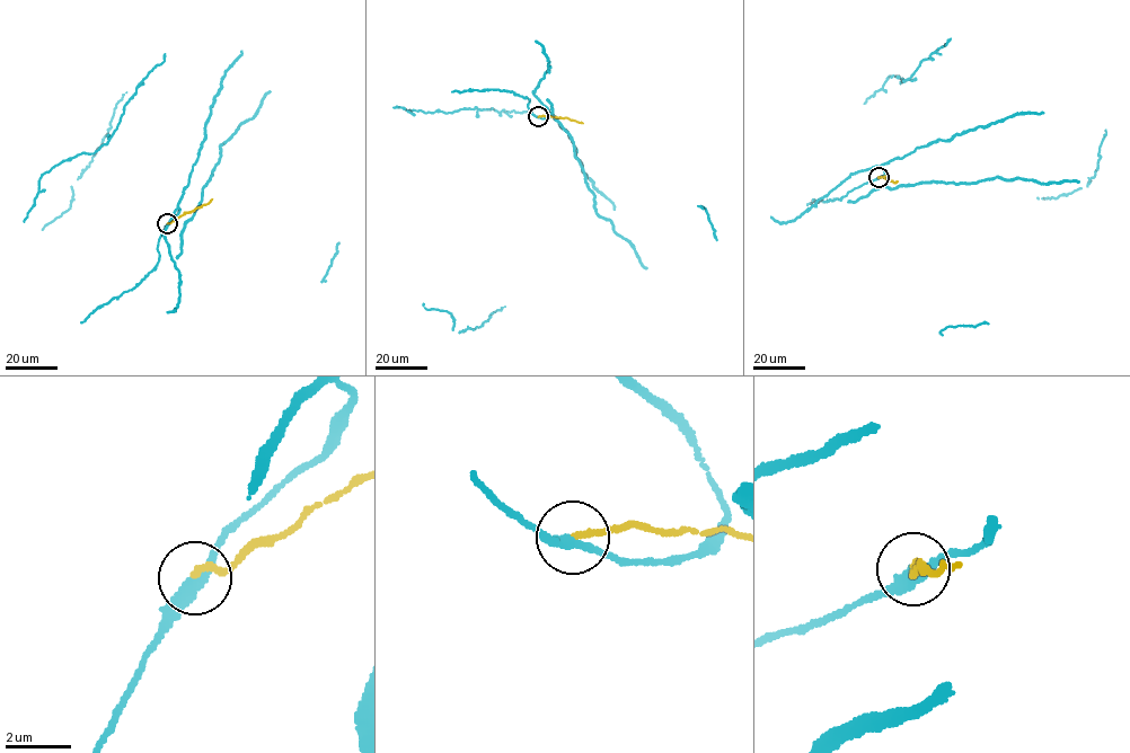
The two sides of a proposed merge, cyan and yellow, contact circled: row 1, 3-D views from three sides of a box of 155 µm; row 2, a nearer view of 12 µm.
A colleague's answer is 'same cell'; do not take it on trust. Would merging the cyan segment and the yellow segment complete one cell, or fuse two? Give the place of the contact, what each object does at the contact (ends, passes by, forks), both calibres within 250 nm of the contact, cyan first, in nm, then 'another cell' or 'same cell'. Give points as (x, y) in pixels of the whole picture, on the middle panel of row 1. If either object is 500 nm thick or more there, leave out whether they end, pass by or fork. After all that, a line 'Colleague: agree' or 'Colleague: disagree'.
place (538, 116); cyan passes by; yellow ends; calibres 240 and 200 nm; another cell
Colleague: disagree

